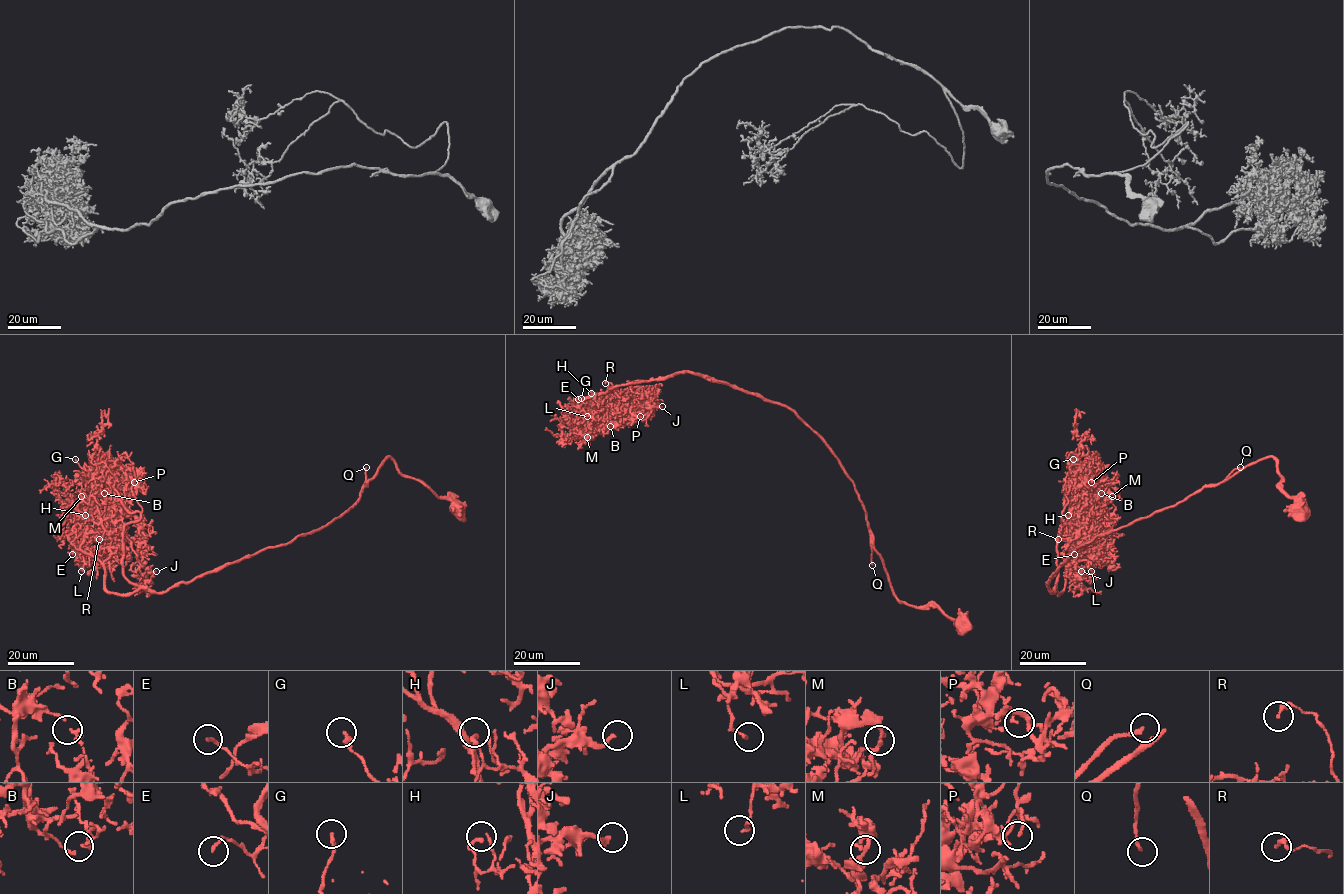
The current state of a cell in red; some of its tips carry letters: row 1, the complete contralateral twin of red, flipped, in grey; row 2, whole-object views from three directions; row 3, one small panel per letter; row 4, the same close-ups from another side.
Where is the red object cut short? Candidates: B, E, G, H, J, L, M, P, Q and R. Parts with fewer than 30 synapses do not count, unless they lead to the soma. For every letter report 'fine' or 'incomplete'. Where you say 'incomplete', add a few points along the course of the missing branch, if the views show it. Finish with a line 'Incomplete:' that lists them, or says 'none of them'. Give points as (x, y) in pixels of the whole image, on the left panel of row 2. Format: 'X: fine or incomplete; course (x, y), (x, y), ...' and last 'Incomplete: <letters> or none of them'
B: fine
E: fine
G: fine
H: fine
J: fine
L: fine
M: fine
P: fine
Q: incomplete; course (366, 467), (369, 480), (344, 427), (293, 426), (258, 411), (236, 389)
R: fine
Incomplete: Q

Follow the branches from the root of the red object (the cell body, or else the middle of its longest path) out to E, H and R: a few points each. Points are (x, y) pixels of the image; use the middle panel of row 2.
E: (960, 623), (936, 606), (896, 598), (853, 480), (789, 408), (694, 372), (615, 386), (592, 406), (578, 399)
H: (960, 623), (936, 606), (896, 598), (853, 480), (789, 408), (694, 372), (615, 386), (616, 398), (591, 393)
R: (960, 623), (936, 606), (896, 598), (853, 480), (791, 410), (694, 372), (615, 386), (616, 398), (605, 383)

